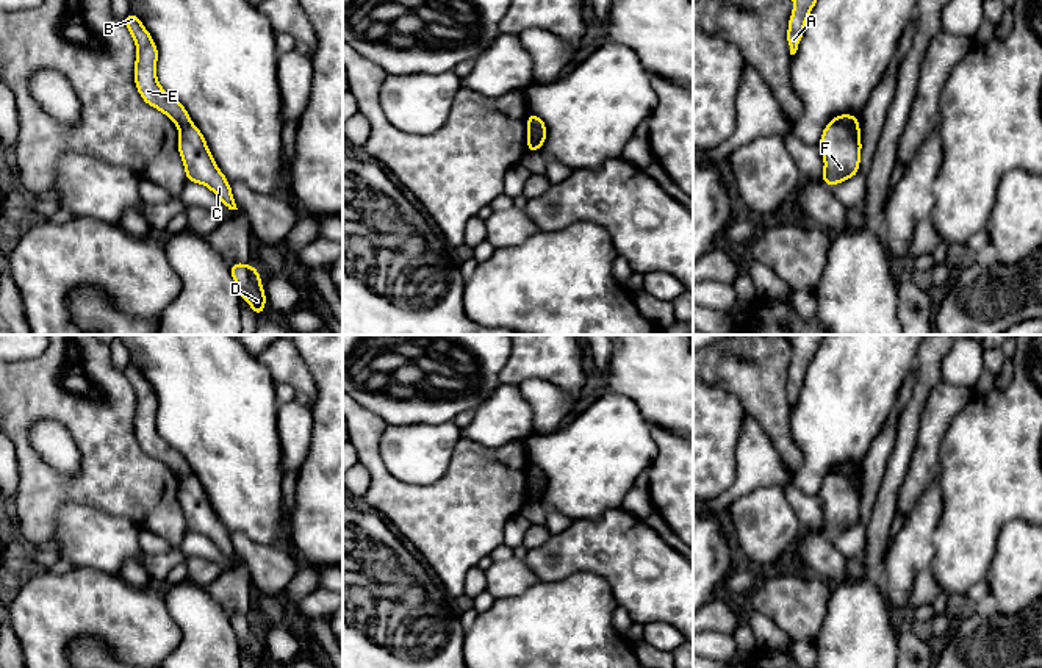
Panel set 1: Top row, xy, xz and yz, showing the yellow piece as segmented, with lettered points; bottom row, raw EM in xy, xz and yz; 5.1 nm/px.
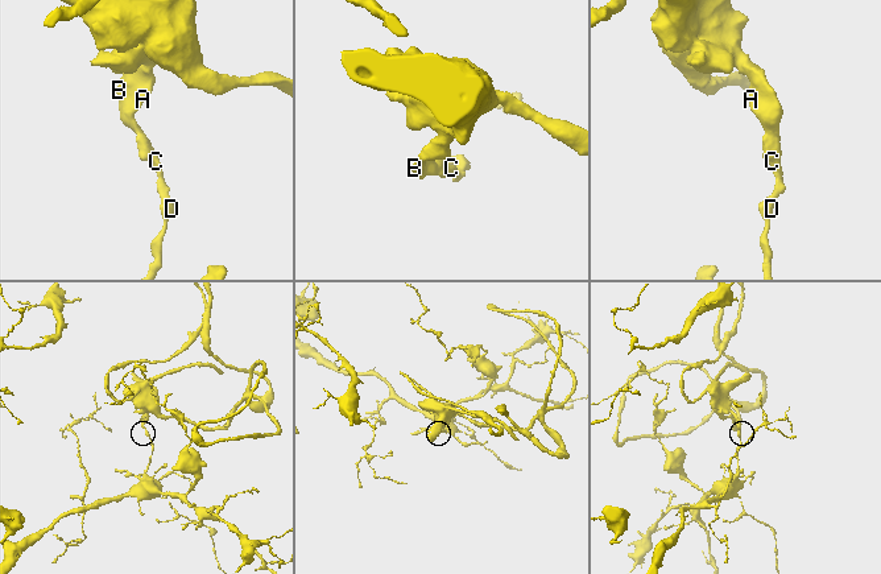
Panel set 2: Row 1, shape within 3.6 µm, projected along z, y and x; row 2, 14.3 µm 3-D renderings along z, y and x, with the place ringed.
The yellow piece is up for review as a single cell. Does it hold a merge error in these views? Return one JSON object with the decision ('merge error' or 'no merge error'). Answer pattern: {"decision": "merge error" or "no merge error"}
{"decision": "merge error"}

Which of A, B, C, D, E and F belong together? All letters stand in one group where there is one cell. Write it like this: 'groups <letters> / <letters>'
groups A B E / C D F

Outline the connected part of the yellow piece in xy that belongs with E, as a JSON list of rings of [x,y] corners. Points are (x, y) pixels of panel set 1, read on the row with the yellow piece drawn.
[[[130,13],[124,22],[138,48],[135,63],[135,84],[142,100],[163,111],[178,128],[188,127],[192,124],[188,111],[178,100],[171,97],[156,80],[158,48],[150,33],[133,13]]]

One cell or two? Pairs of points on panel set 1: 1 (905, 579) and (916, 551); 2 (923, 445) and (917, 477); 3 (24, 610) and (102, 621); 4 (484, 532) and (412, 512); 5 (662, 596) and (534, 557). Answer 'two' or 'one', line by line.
1: one
2: one
3: one
4: one
5: one

